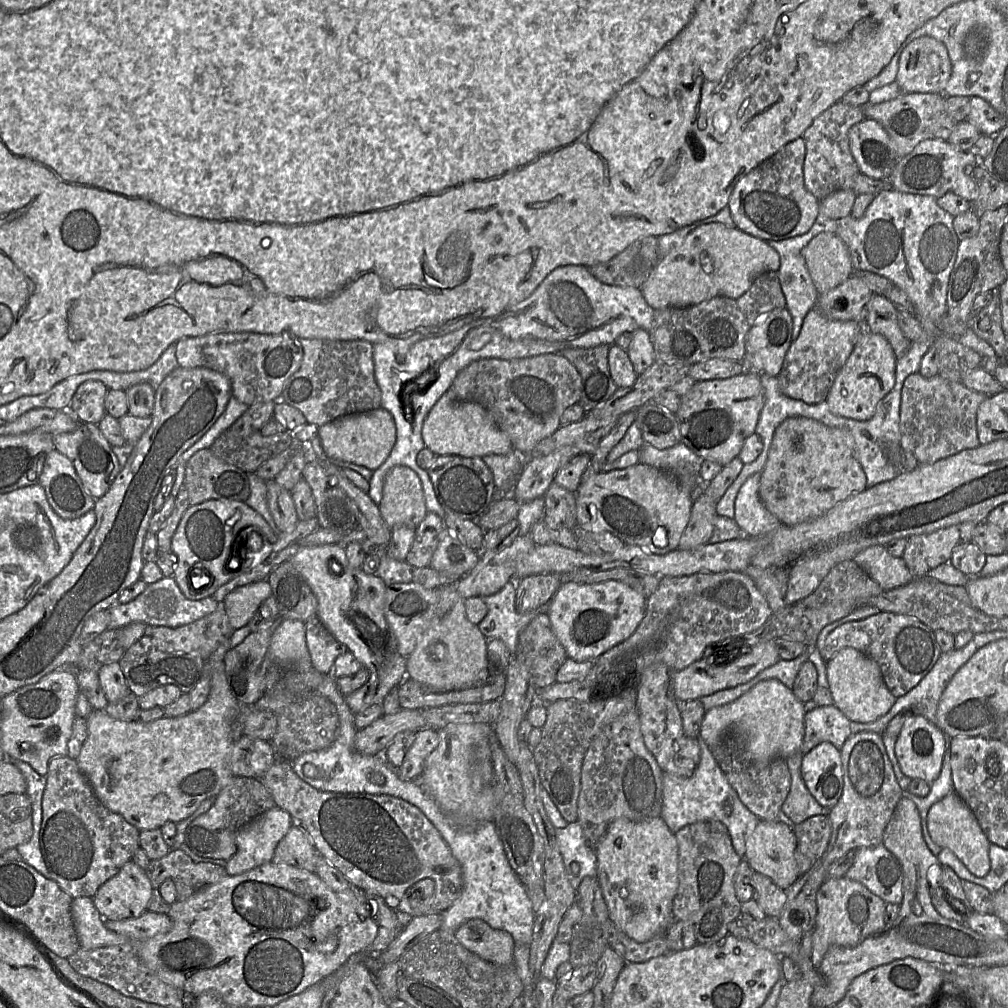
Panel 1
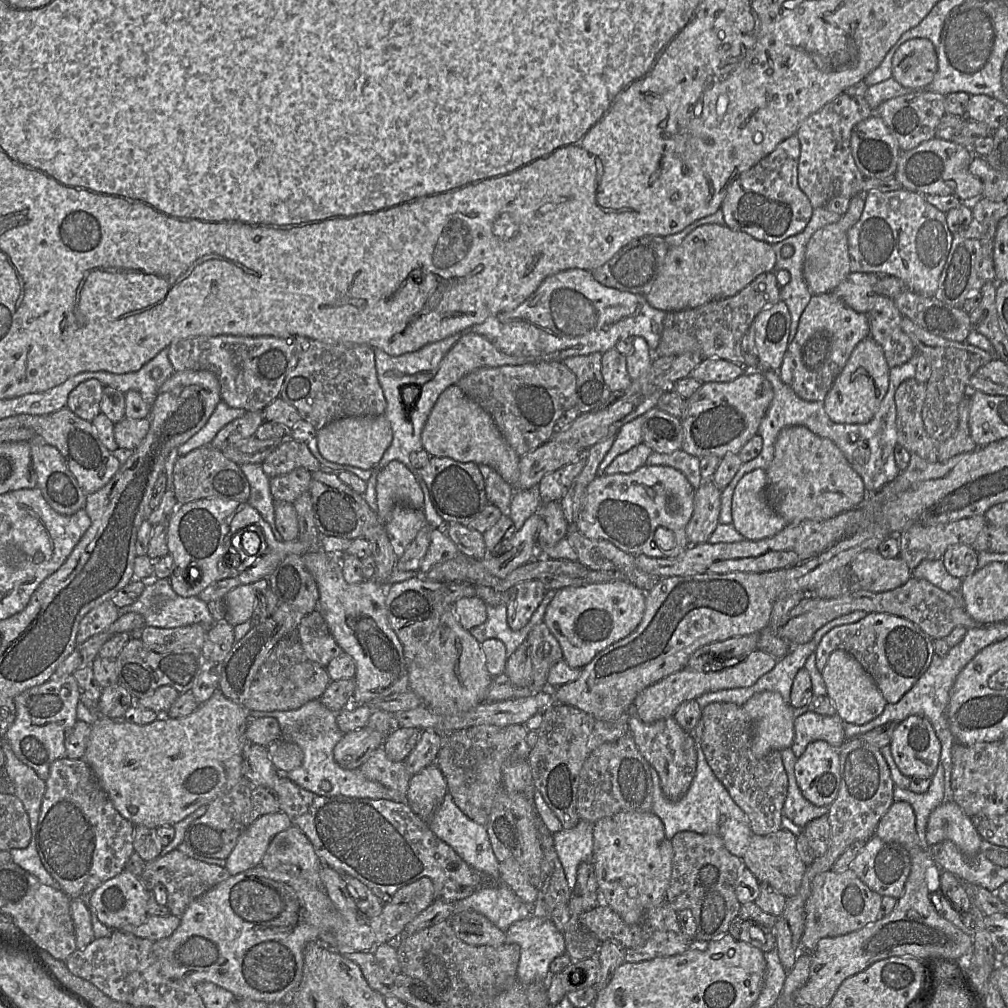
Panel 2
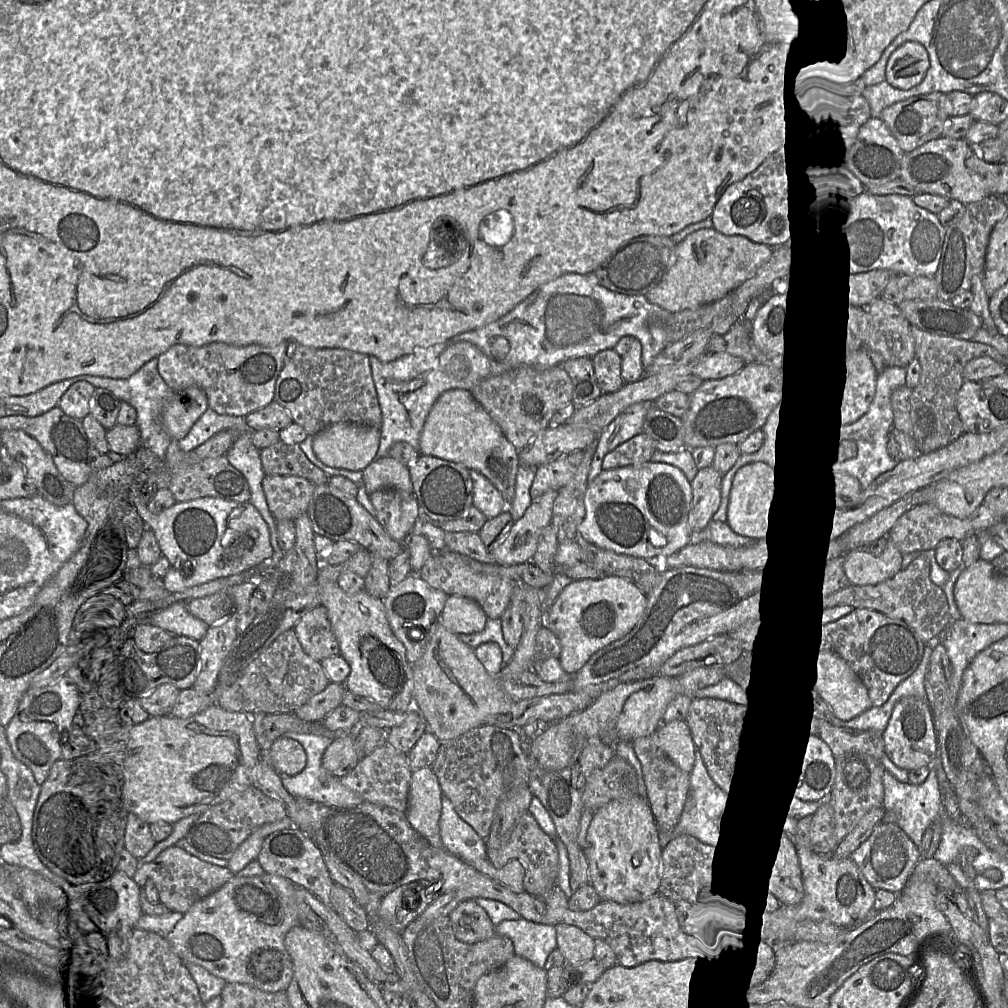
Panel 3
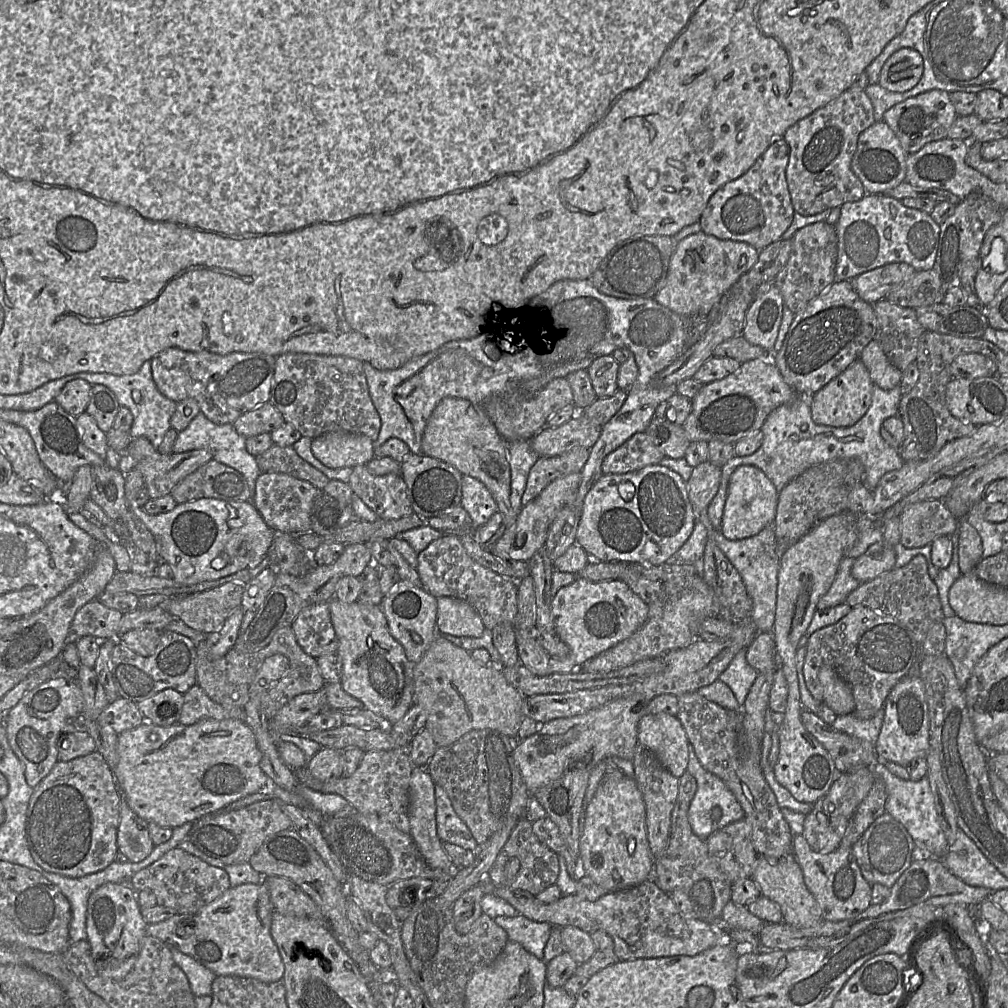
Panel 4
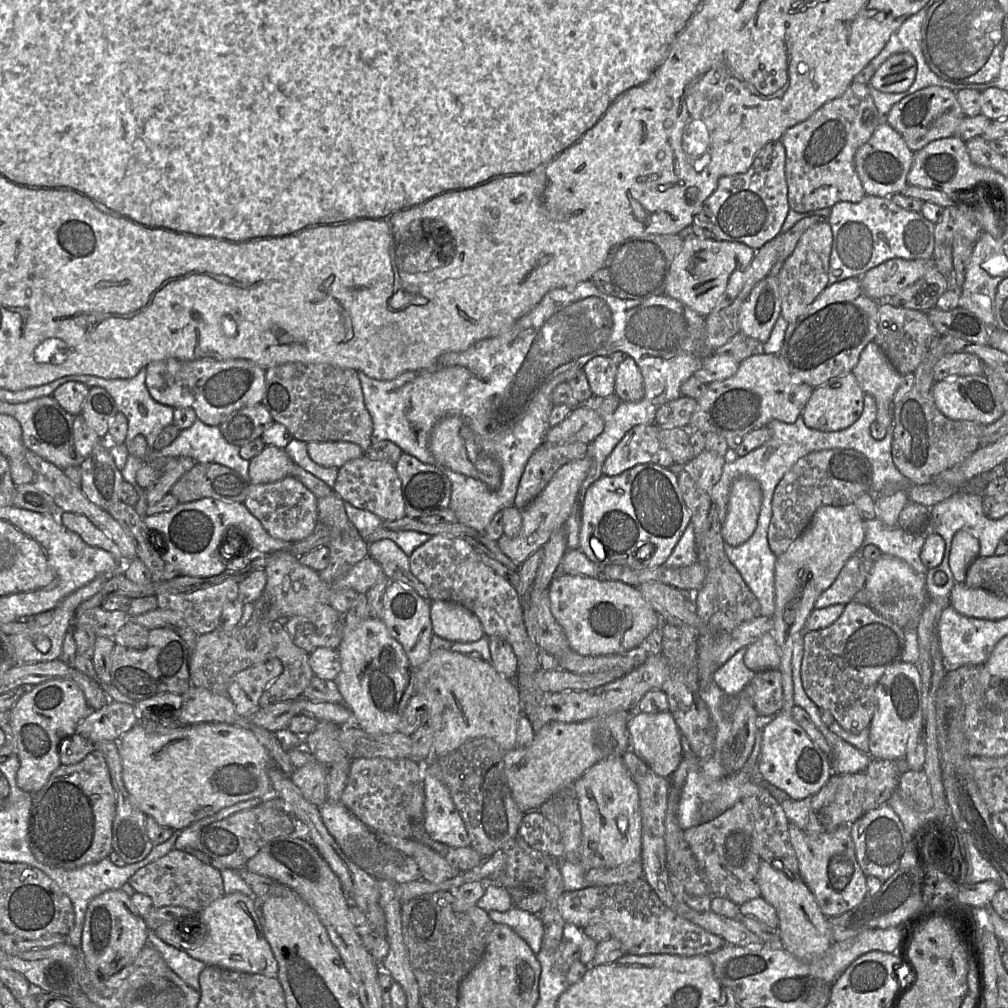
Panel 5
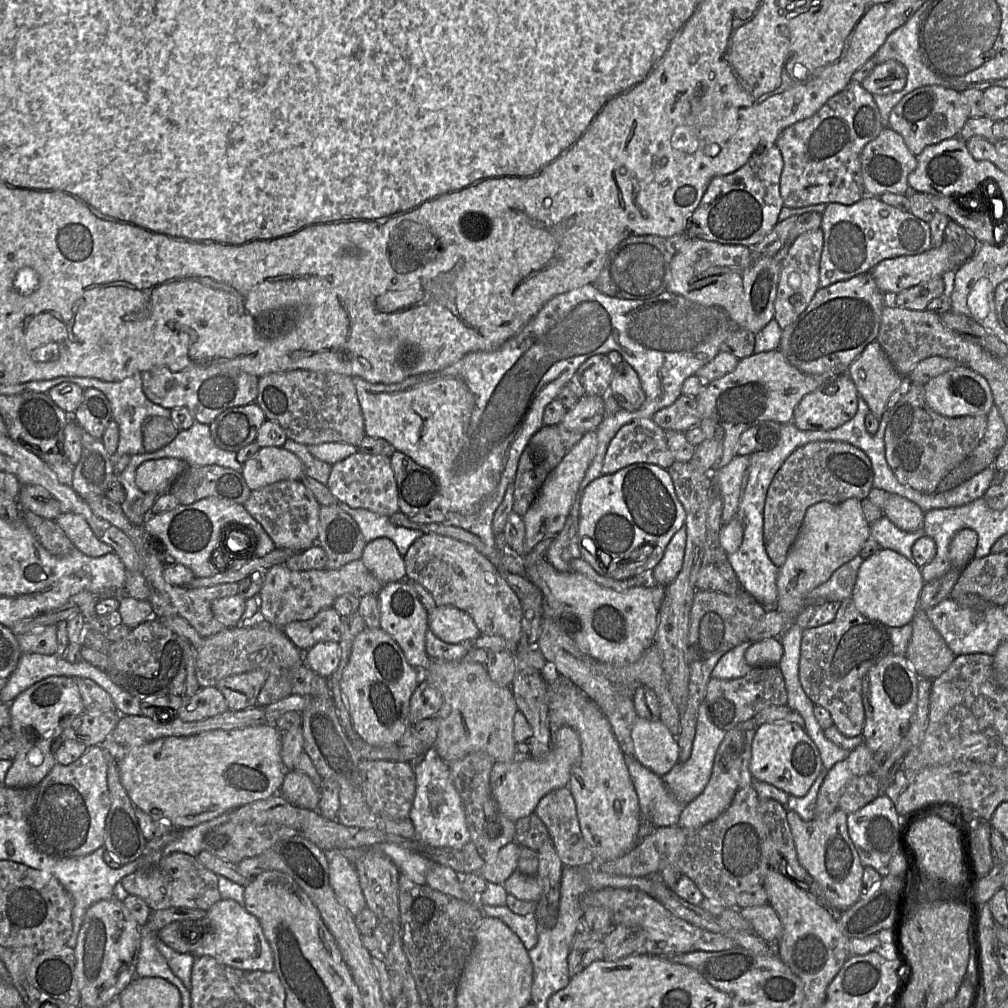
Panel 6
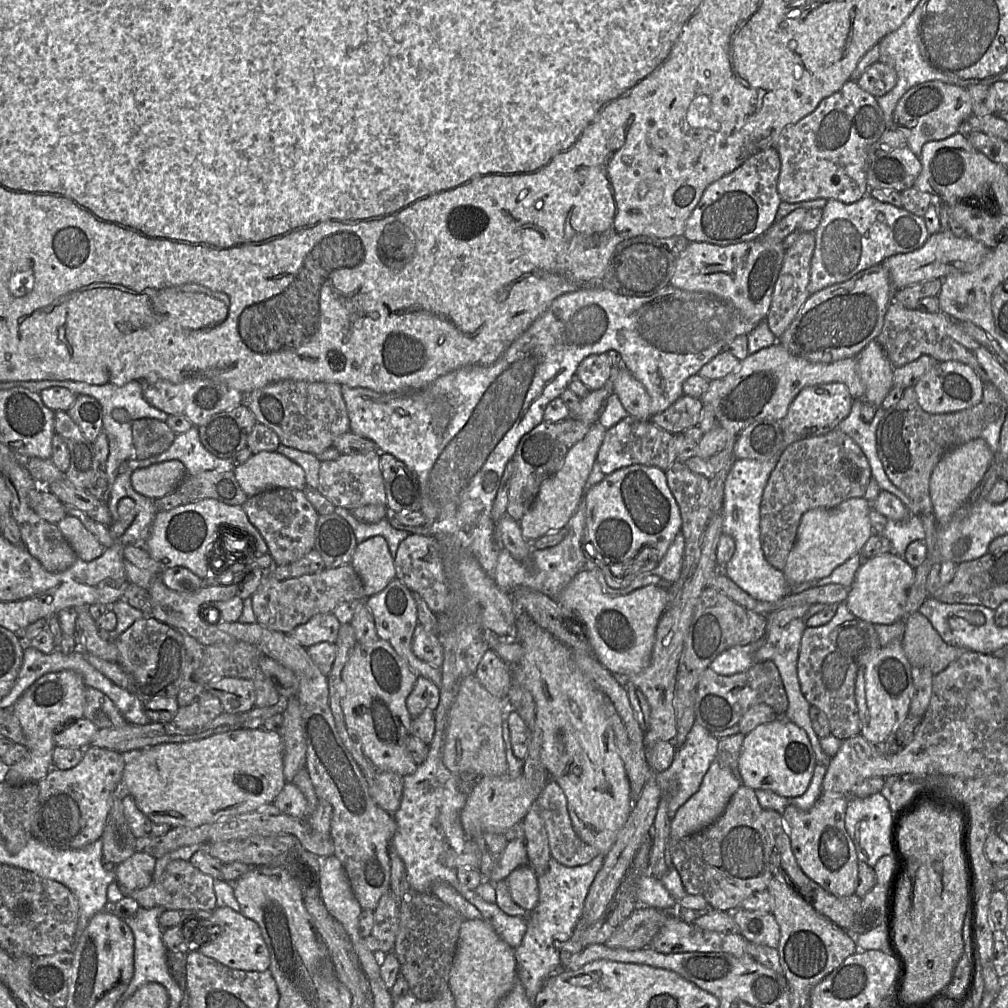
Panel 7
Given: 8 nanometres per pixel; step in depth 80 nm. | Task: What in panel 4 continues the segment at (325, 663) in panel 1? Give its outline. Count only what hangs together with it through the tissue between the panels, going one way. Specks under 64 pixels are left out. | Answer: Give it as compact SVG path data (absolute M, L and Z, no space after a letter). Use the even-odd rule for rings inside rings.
M321 602L301 610L290 626L297 643L305 653L317 659L337 653L338 638L334 630L329 602Z

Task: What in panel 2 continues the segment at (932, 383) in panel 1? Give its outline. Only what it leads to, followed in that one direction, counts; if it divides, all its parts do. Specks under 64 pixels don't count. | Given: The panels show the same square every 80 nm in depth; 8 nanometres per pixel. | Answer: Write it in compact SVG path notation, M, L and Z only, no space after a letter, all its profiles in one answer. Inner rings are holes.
M914 377L903 381L895 392L896 406L896 428L897 443L914 453L927 462L944 461L959 453L968 452L976 449L978 446L973 441L969 429L969 399L967 396L962 398L958 405L958 426L954 433L944 439L937 440L928 435L922 420L922 407L926 396L926 385L918 382Z

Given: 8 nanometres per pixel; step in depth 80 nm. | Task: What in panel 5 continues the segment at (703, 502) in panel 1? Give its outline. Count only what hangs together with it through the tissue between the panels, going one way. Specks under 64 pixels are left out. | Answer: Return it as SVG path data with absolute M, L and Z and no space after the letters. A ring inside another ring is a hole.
M705 449L683 466L695 484L710 494L711 489L721 478L725 461L725 457Z

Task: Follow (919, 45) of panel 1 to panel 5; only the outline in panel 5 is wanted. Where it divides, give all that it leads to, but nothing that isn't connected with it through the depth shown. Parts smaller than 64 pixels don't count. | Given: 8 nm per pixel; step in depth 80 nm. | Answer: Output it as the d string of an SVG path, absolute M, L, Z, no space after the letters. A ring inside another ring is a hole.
M897 53L875 70L869 86L885 93L904 92L915 80L916 72L915 58L909 53Z

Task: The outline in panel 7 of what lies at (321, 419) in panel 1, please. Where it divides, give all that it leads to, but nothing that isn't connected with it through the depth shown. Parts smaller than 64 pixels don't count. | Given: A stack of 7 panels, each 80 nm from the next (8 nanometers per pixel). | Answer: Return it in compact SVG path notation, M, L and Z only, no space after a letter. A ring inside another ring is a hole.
M280 380L246 395L245 404L258 423L273 430L280 444L300 451L320 454L334 440L350 431L350 421L342 386L337 383Z

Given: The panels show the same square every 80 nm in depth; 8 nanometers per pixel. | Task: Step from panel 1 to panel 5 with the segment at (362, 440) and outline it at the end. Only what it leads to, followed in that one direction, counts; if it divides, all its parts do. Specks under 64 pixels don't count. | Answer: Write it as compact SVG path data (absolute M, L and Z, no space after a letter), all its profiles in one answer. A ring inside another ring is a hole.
M310 441L307 443L310 458L325 467L340 468L346 462L365 454L358 444L347 441Z

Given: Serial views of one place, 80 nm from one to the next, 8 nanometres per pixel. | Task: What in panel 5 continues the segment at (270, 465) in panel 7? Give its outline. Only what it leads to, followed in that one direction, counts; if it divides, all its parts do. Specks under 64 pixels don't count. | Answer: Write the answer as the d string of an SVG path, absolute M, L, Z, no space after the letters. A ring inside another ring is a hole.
M266 445L258 455L249 460L249 482L250 484L260 484L278 481L290 475L294 463L284 449Z

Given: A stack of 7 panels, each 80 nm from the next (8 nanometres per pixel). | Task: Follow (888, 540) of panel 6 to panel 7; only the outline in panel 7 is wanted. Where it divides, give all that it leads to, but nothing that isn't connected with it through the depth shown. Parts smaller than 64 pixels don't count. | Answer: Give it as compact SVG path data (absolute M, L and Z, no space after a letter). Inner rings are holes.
M912 514L906 521L888 519L885 528L880 533L891 543L889 552L903 557L907 546L915 540L925 539L925 529L921 515Z

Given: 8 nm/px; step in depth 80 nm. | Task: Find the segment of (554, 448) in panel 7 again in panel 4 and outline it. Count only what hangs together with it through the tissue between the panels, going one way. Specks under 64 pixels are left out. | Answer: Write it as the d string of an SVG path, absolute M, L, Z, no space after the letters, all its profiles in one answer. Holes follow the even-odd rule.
M575 447L557 456L539 457L529 471L522 505L537 497L553 480L581 472L588 457L589 449L585 447Z

